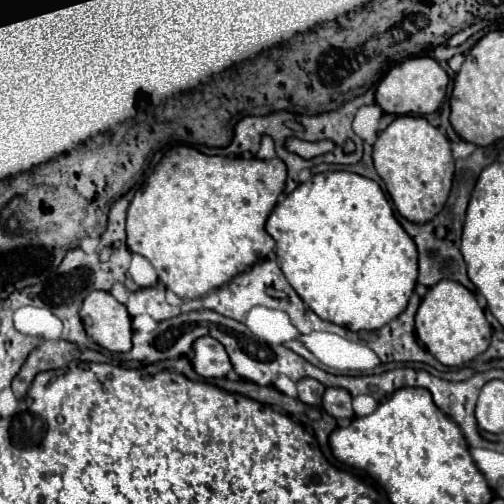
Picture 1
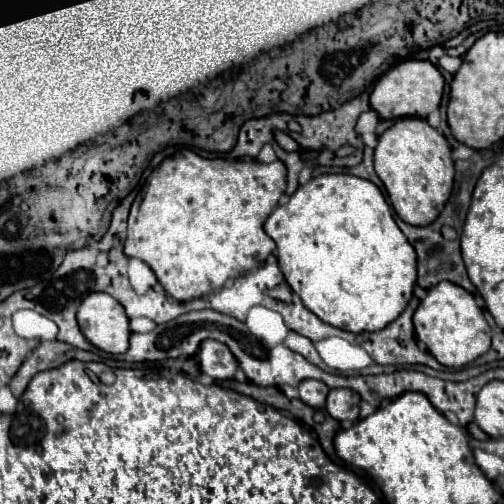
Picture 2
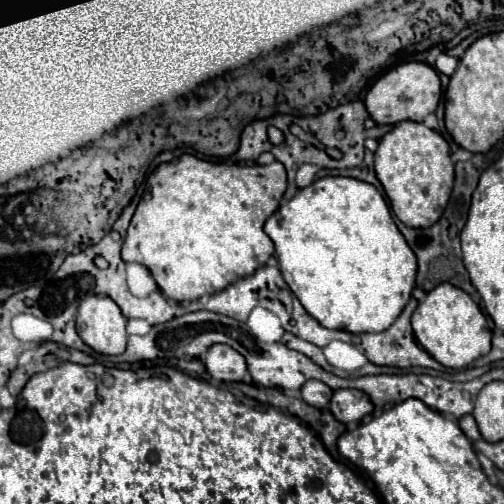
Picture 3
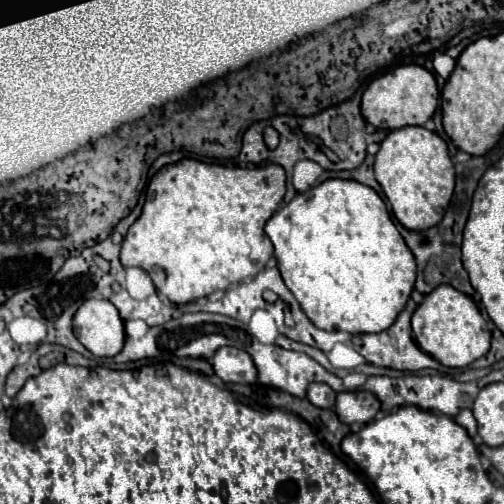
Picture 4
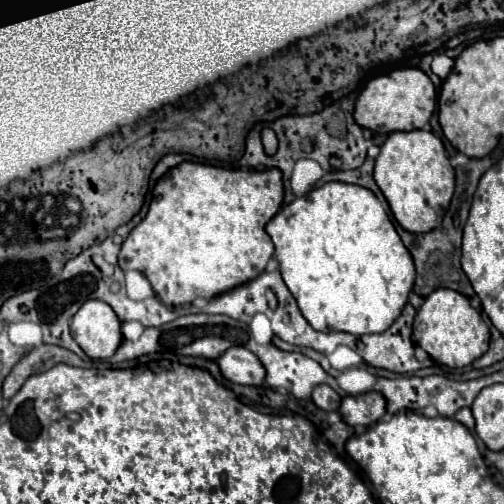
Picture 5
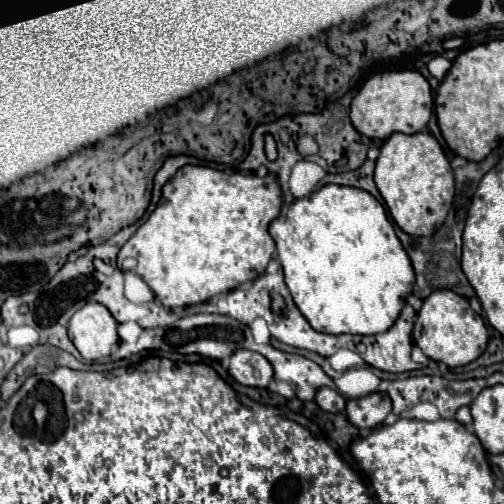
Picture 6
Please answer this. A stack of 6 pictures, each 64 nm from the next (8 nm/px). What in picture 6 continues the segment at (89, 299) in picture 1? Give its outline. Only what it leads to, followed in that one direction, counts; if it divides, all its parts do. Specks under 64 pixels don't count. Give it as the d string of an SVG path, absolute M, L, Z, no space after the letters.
M86 304L70 318L68 336L84 360L98 360L118 342L116 326L118 322L102 304Z

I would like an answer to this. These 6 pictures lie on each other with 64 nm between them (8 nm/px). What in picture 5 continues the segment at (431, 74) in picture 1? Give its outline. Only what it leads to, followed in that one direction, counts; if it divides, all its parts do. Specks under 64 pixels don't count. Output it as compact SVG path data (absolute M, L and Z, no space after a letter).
M402 68L390 74L382 74L372 78L366 88L360 92L354 104L354 120L362 128L374 134L390 134L390 132L410 132L420 130L428 124L430 116L436 108L436 90L430 78L416 68Z

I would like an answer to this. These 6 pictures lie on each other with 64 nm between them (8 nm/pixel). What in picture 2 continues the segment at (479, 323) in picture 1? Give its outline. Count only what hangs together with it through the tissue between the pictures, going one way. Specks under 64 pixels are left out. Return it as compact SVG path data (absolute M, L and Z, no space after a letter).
M438 284L414 312L414 330L428 352L448 368L462 368L490 350L490 326L472 294L456 284Z

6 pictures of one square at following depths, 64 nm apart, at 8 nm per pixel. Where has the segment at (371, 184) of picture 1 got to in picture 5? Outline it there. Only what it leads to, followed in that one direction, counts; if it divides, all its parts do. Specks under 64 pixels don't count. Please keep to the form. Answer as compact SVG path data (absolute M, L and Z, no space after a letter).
M326 182L284 206L266 224L266 232L276 246L276 260L280 262L282 278L296 298L302 316L314 330L348 334L386 332L408 302L416 278L412 256L402 244L382 202L368 188L344 182Z

